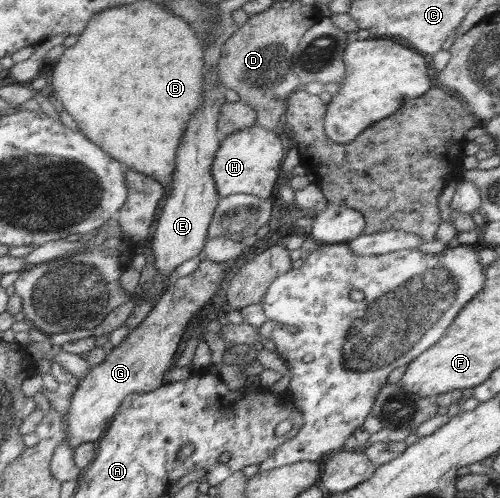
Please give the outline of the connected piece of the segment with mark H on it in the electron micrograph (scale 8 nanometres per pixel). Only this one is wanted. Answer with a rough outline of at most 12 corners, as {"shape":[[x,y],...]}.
{"shape":[[253,125],[226,136],[211,175],[220,198],[270,199],[285,143]]}

